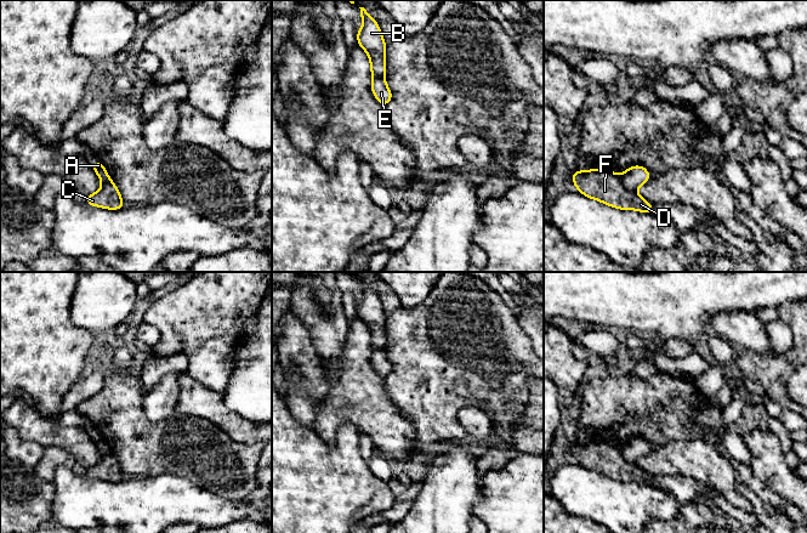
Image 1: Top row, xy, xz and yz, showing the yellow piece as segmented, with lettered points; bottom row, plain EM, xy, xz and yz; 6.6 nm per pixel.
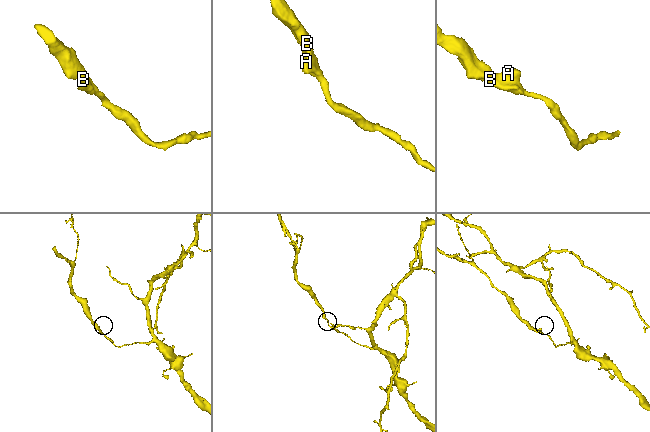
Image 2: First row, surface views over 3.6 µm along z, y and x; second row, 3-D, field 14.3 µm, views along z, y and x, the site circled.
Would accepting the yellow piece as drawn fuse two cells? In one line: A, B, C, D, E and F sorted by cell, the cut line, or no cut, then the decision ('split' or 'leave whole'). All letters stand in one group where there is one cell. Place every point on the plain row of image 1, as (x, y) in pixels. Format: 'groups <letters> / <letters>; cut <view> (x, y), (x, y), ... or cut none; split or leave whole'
groups A E / B C D F; cut yz (619, 448), (623, 457), (635, 464); split

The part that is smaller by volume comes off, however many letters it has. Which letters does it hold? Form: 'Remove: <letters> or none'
Remove: B, C, D, F

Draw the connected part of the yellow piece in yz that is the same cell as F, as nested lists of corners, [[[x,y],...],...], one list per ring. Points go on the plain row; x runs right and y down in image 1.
[[[607,441],[576,442],[572,453],[579,465],[590,471],[621,482],[654,484],[653,476],[647,475],[642,467],[625,460],[620,448]]]

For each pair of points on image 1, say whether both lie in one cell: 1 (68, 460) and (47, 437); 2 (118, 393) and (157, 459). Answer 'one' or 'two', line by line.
1: two
2: one

